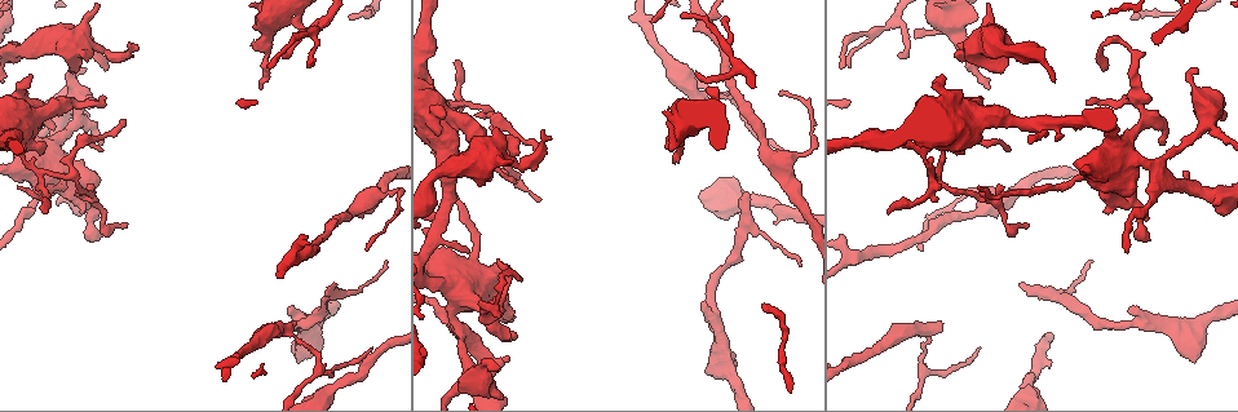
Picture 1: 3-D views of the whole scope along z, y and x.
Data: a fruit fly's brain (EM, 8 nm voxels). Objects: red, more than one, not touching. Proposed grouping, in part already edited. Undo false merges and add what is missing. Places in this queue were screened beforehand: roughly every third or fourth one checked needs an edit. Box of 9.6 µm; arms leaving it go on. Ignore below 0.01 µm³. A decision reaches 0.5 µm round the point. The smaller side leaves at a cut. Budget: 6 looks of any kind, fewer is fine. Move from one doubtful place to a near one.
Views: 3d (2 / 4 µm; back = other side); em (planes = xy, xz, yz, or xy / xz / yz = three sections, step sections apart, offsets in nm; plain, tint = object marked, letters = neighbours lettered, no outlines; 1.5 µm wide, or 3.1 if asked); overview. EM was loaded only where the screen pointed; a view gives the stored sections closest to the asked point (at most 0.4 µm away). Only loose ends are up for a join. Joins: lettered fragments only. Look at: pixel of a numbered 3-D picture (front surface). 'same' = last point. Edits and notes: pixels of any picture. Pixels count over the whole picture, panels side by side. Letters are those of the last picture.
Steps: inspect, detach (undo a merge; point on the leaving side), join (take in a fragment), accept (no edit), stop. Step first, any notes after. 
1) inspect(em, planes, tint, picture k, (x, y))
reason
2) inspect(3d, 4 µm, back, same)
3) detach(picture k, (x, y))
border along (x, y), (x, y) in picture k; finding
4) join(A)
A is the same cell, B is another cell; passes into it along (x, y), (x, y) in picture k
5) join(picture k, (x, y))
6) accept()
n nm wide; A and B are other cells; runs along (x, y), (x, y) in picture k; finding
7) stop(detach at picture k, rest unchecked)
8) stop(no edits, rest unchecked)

inspect(3d, 2 µm, picture 1, (1128, 309))
an open end

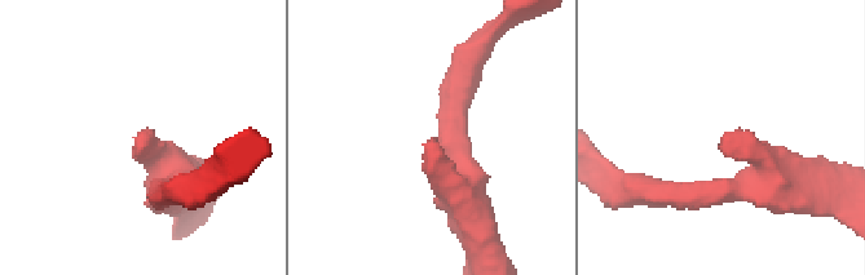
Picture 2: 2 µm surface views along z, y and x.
inspect(em, yz, step 4, letters, picture 2, (434, 142))

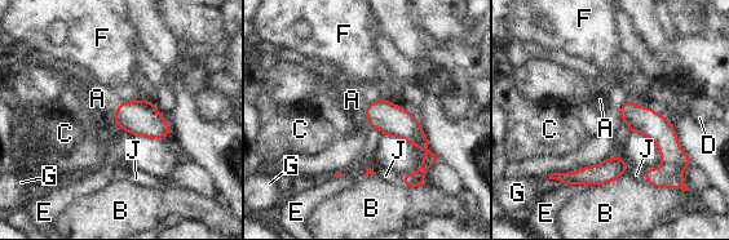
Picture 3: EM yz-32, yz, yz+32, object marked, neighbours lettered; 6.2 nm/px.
join(A)
160 nm wide; A is the same cell, B, C, D, E, F, G and J are other cells; passes into it along (140, 118), (116, 111), (97, 98) in picture 3; the neuron continues

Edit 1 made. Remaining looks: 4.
inspect(3d, 4 µm, picture 1, (441, 284))
sudden change in width

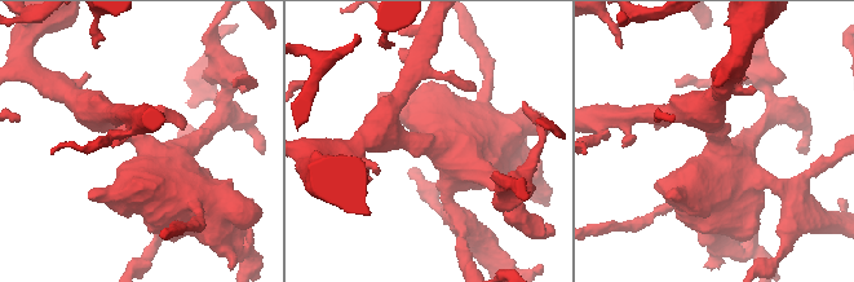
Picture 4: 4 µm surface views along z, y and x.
inspect(em, planes, letters, picture 4, (718, 143))
shape alone is not enough

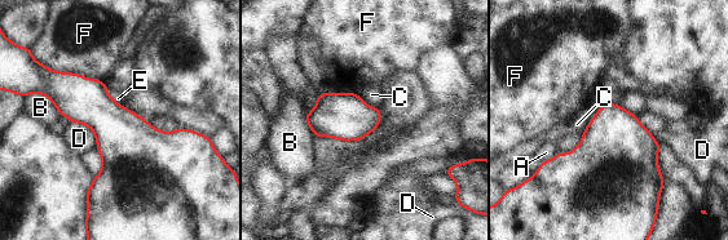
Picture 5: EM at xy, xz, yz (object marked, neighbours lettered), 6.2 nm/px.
accept()
300 nm wide; A, B, C, D, E and F are other cells; border along (609, 102), (598, 110), (581, 134) in picture 5; one neuron here

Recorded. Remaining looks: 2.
inspect(em, planes, letters, picture 1, (938, 323))

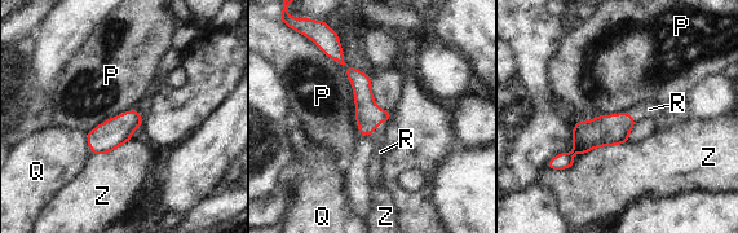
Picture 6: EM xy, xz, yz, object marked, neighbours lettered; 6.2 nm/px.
join(R)
160 nm wide; R is the same cell, P, Q and Z are other cells; passes into it along (368, 115), (376, 126), (380, 152) in picture 6; the neuron continues

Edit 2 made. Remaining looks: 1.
stop(join at picture 3, join at picture 6, rest unchecked)

